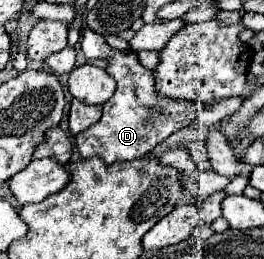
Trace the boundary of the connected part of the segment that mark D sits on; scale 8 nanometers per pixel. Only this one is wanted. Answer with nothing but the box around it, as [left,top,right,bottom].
[75,27,203,165]

